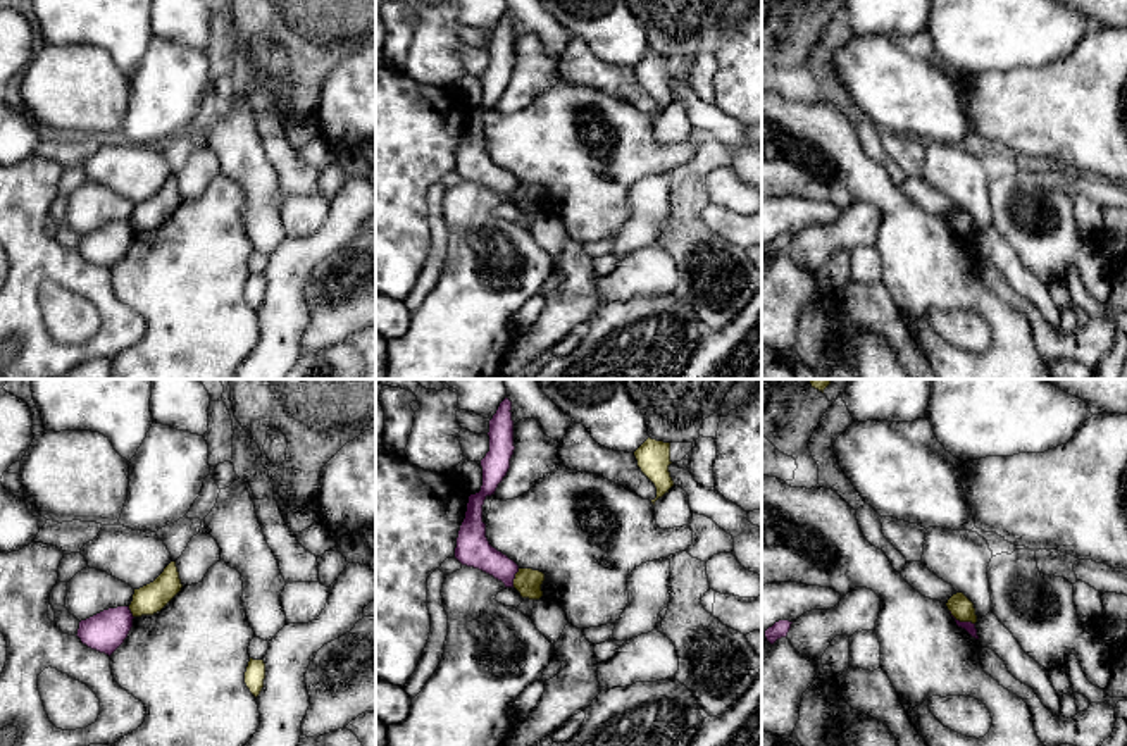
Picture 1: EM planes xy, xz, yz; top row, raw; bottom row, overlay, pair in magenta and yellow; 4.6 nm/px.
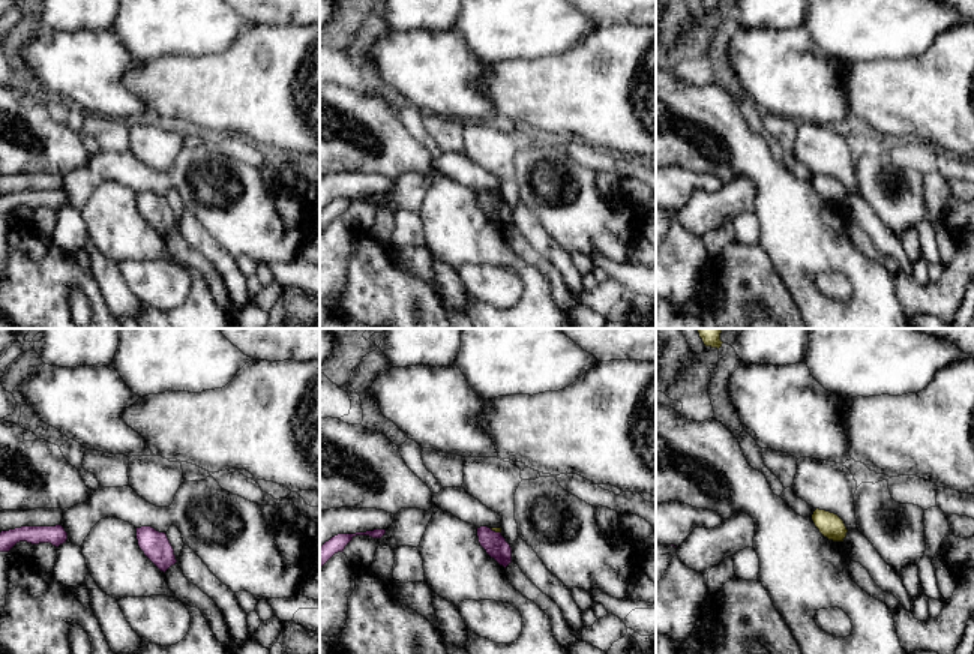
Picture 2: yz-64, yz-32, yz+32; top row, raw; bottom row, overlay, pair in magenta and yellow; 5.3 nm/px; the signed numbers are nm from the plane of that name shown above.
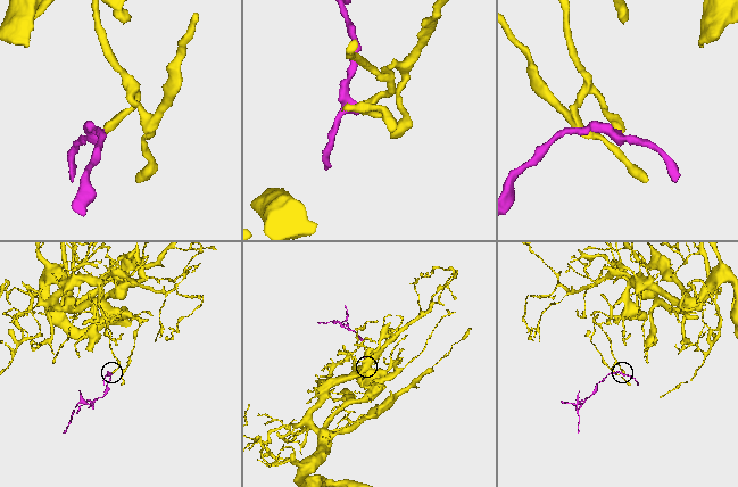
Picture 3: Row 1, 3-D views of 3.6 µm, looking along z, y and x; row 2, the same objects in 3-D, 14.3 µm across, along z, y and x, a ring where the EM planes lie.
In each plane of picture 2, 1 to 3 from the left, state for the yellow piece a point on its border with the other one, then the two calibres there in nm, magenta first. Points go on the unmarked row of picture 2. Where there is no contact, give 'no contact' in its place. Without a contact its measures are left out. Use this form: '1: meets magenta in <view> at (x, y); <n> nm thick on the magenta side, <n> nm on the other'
1: no contact
2: meets magenta in yz-32 at (494, 195); 120 nm thick on the magenta side, 30 nm on the other
3: no contact

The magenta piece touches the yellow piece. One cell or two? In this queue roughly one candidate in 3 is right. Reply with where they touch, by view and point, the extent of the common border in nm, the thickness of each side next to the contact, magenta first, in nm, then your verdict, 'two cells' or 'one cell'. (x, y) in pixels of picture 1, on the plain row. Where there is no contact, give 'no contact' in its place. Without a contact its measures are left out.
yz (962, 236) | 140 nm | 50/110 nm | two cells

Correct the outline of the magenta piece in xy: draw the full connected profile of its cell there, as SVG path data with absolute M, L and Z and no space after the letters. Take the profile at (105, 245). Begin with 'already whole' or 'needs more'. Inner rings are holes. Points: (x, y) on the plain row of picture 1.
already whole; M129 221L109 222L81 234L76 250L88 262L110 270L128 252L133 233Z

